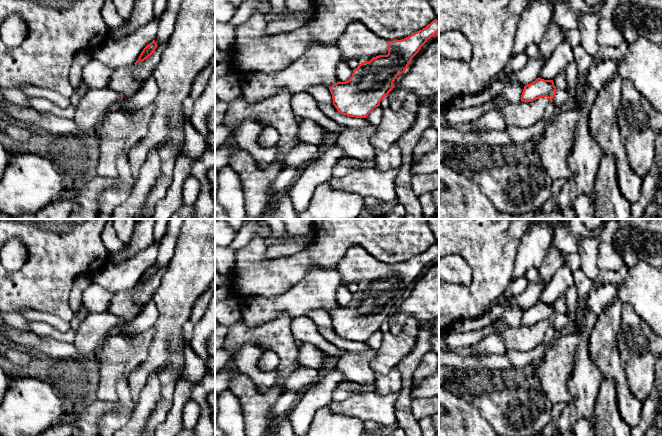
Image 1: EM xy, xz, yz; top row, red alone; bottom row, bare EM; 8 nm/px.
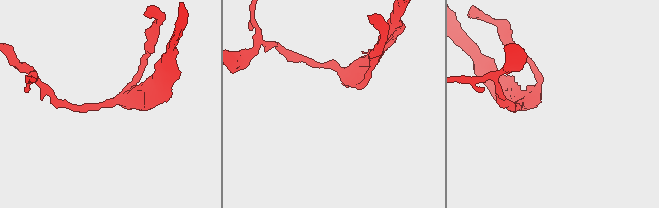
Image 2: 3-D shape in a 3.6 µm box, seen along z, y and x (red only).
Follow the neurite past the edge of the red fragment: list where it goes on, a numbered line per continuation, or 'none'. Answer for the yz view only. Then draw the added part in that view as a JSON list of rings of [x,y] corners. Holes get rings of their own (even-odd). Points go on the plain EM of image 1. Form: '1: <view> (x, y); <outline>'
1: yz (563, 323); [[[557,313],[551,327],[556,331],[557,336],[566,334],[573,328],[573,317],[568,314]]]

